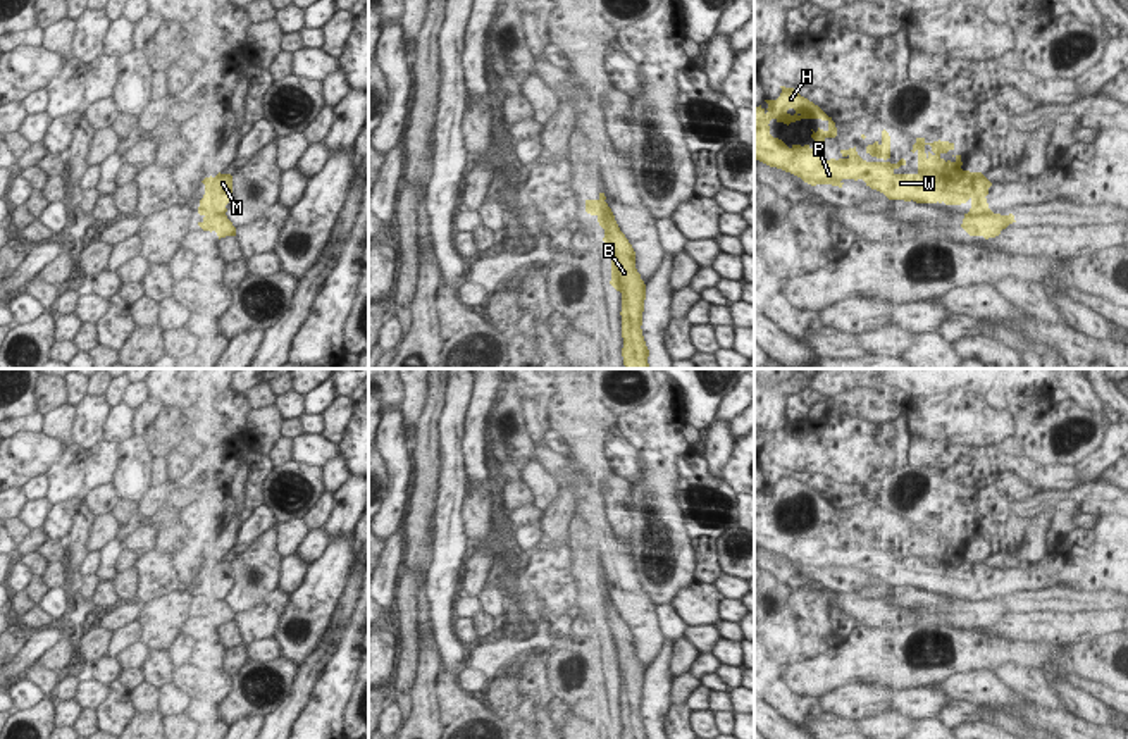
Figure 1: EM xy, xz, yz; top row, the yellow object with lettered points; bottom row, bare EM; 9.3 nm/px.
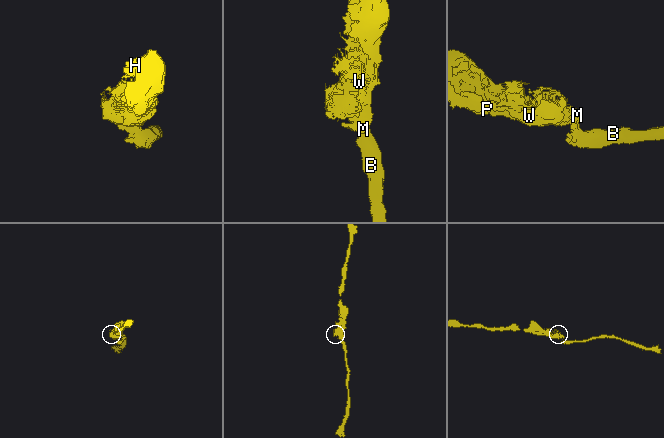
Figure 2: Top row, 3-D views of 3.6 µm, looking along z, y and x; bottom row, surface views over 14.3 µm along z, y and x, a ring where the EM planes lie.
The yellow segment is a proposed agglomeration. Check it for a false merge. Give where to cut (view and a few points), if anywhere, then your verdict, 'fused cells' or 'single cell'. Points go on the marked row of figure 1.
yz (968, 212), (992, 212) | fused cells

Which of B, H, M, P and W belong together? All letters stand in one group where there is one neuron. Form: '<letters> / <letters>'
B / H M P W

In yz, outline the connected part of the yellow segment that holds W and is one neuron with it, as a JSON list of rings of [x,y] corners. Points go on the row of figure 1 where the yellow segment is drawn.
[[[780,86],[782,93],[777,100],[765,100],[768,109],[754,107],[754,160],[770,167],[782,169],[801,177],[804,183],[832,184],[842,188],[844,179],[863,179],[866,186],[883,193],[889,200],[904,200],[916,203],[945,203],[961,205],[971,202],[970,214],[992,214],[987,203],[989,188],[992,183],[982,172],[963,171],[961,155],[954,162],[944,160],[940,155],[954,150],[954,143],[916,138],[913,153],[918,153],[916,174],[896,174],[894,171],[906,165],[901,158],[890,164],[890,136],[883,129],[882,141],[866,146],[866,153],[877,157],[877,162],[863,160],[856,146],[840,150],[839,160],[827,160],[818,150],[809,145],[792,145],[790,148],[778,138],[770,134],[770,121],[790,124],[801,119],[821,119],[828,122],[828,129],[811,134],[816,143],[837,136],[837,127],[818,105],[801,96],[794,88]]]

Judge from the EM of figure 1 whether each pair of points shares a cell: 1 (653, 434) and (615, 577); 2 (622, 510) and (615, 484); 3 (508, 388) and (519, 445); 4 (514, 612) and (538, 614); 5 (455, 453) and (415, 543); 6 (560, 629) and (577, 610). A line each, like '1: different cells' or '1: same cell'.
1: different cells
2: same cell
3: same cell
4: different cells
5: different cells
6: same cell

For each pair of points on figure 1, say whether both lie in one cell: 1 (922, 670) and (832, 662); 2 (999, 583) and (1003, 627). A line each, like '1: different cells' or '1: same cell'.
1: same cell
2: different cells

